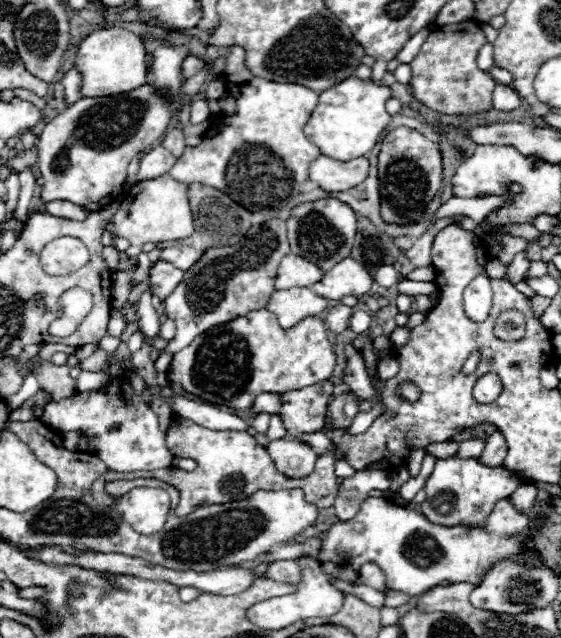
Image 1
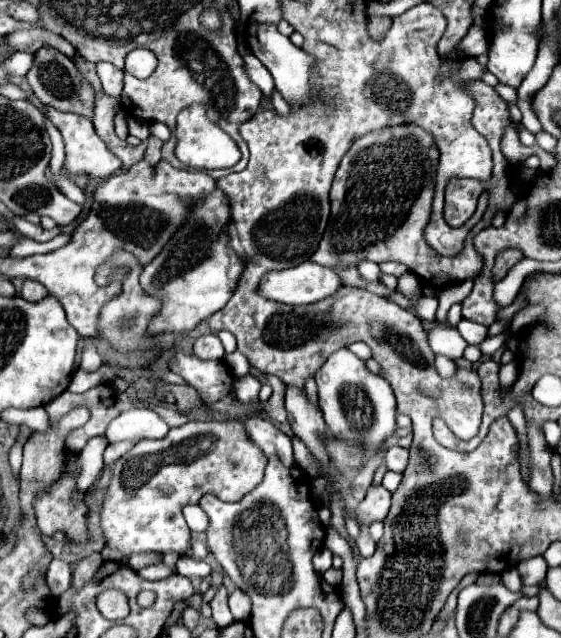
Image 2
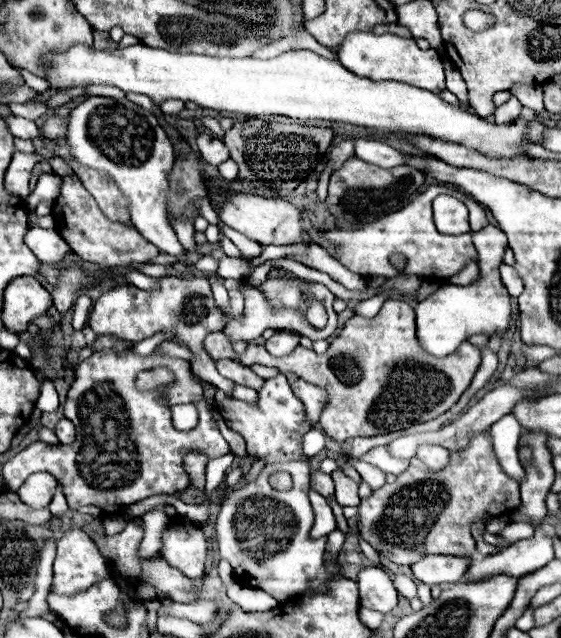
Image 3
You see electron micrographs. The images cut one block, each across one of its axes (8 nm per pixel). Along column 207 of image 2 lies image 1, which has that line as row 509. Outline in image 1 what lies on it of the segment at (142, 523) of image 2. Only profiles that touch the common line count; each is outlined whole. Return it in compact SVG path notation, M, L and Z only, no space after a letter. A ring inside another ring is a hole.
M458 456L436 460L434 472L430 474L424 492L426 500L422 502L422 514L440 526L482 526L492 514L496 502L510 496L516 490L520 478L506 468L488 468L476 460L462 460Z

